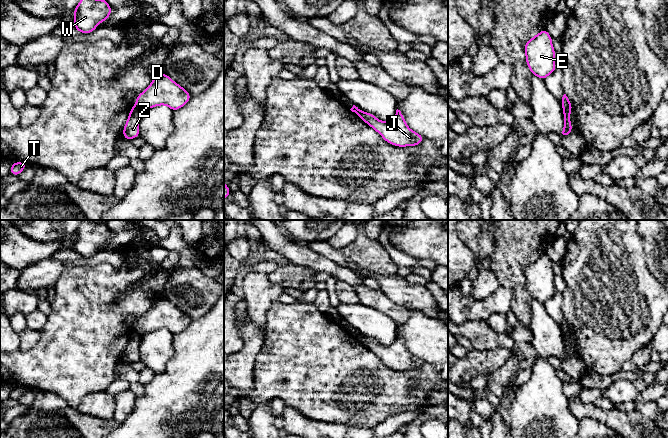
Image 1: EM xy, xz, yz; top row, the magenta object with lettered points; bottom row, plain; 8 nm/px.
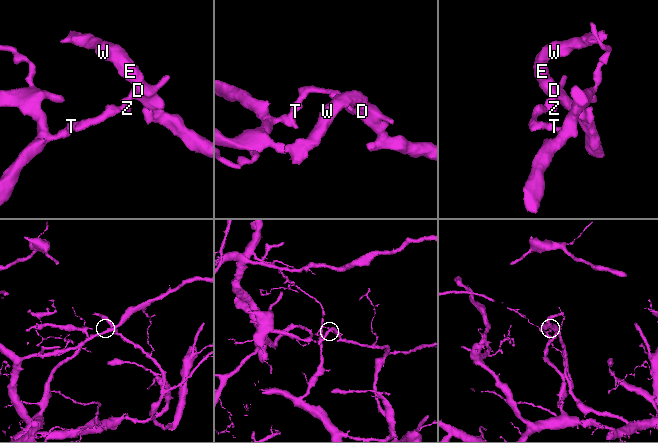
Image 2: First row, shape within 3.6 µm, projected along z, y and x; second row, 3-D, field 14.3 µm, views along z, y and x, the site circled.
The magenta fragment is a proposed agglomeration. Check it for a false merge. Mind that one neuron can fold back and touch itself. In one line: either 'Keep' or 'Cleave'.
Cleave

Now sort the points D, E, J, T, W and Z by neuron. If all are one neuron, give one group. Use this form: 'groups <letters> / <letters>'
groups D E J W / T Z

